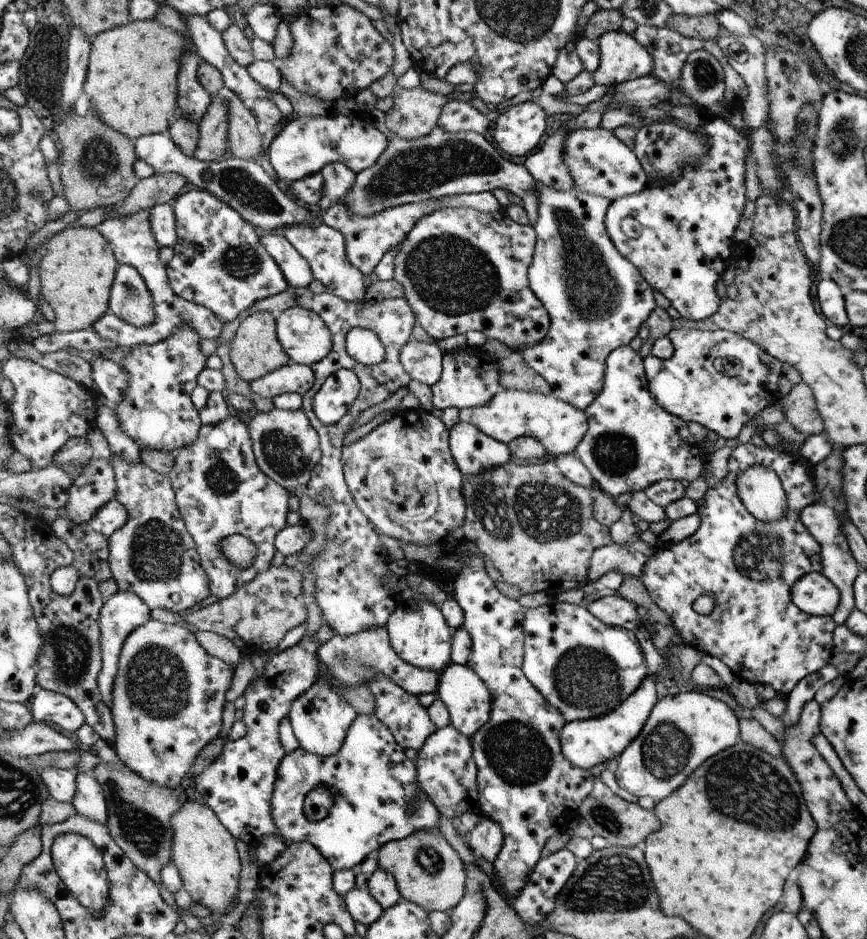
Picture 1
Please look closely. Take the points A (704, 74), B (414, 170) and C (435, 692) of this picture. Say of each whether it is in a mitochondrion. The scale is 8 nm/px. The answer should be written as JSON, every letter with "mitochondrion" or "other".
{"A":"mitochondrion","B":"mitochondrion","C":"other"}

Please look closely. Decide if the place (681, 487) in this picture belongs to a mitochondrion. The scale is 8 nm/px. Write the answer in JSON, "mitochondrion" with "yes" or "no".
{"mitochondrion":"no"}

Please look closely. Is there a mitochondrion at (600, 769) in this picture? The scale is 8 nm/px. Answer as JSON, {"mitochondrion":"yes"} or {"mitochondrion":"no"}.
{"mitochondrion":"no"}

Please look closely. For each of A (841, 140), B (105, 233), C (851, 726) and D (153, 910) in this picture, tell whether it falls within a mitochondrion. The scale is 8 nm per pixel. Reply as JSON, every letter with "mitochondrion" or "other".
{"A":"mitochondrion","B":"other","C":"other","D":"other"}

